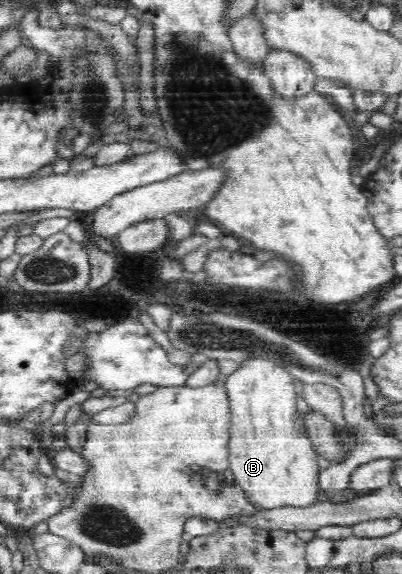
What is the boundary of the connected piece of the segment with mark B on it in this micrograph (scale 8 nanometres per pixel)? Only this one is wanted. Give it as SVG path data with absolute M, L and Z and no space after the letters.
M245 360L225 383L231 407L227 475L256 510L306 509L319 499L317 455L296 409L299 386L266 360Z

